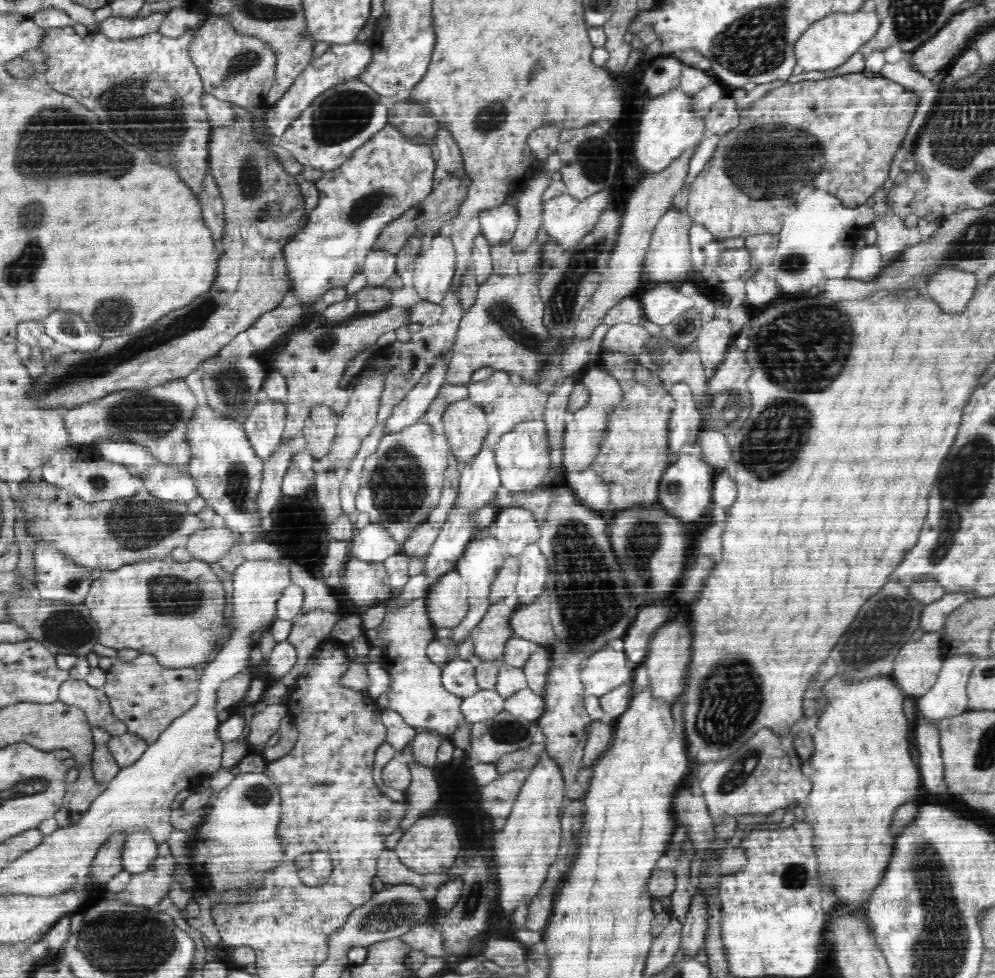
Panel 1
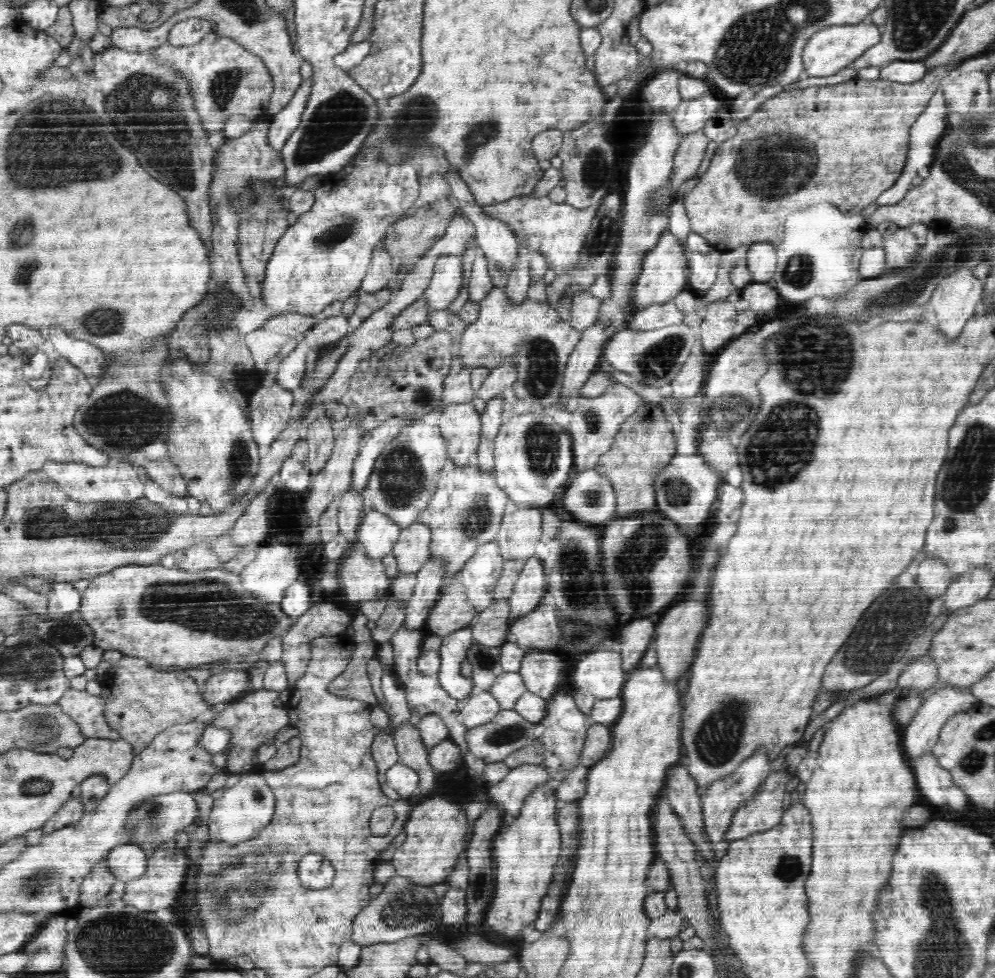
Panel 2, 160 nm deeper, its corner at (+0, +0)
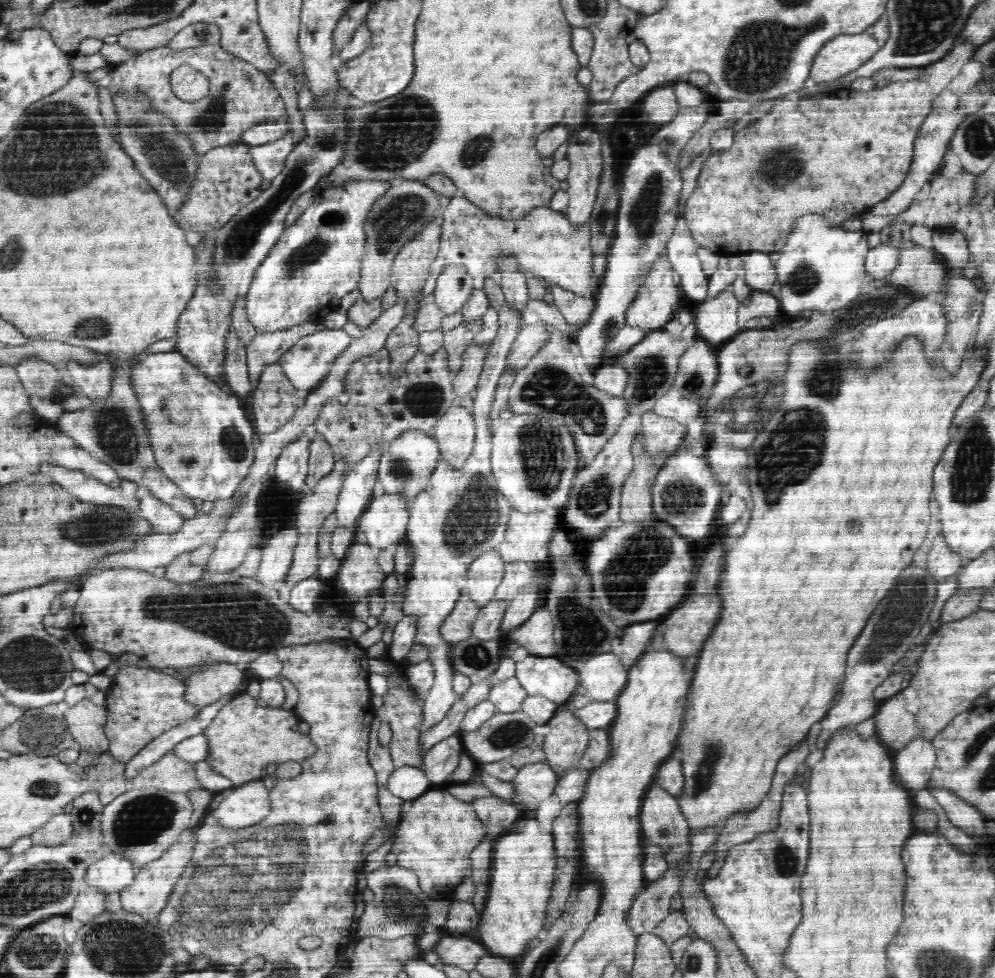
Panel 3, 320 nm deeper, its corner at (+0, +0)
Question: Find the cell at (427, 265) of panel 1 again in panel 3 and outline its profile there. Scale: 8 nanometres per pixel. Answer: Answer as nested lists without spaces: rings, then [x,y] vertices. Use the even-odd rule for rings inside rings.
[[[449,265],[437,278],[434,298],[443,315],[458,312],[474,292],[474,277],[461,265]]]

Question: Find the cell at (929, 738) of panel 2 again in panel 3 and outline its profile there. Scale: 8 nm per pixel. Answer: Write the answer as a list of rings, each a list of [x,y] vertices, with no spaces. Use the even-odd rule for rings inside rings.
[[[916,738],[896,753],[895,771],[900,784],[910,792],[926,789],[931,779],[937,754],[933,741]]]

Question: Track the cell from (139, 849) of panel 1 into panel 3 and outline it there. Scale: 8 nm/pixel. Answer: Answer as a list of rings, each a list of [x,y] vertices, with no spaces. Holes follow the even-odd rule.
[[[106,852],[104,856],[87,868],[85,885],[105,894],[120,892],[134,882],[136,870],[127,857]]]

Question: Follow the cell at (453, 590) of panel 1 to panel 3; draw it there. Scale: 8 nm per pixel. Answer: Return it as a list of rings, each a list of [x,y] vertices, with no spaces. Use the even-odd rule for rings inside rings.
[[[466,590],[455,604],[456,607],[449,613],[440,628],[443,640],[450,644],[473,637],[473,624],[481,610],[479,605],[468,597]]]

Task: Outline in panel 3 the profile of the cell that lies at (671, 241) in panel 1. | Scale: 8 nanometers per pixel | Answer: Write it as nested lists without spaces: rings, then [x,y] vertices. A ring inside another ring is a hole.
[[[658,260],[646,274],[646,284],[637,292],[625,314],[625,326],[641,328],[646,335],[662,328],[675,316],[674,304],[680,288],[674,286],[674,274],[668,260]]]

